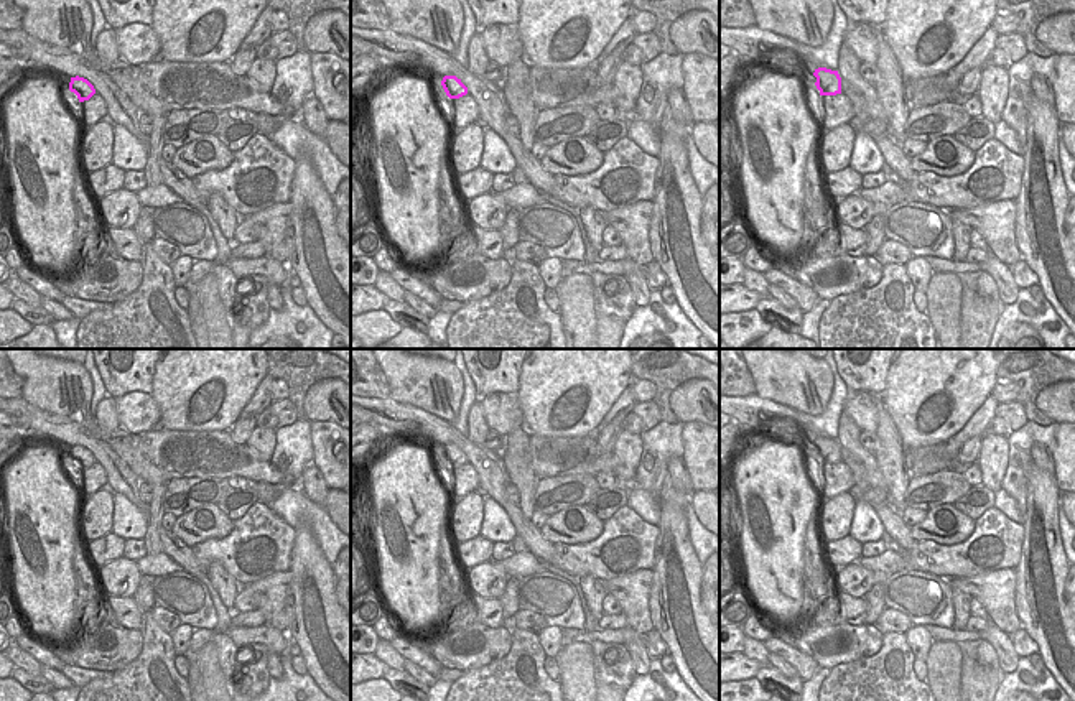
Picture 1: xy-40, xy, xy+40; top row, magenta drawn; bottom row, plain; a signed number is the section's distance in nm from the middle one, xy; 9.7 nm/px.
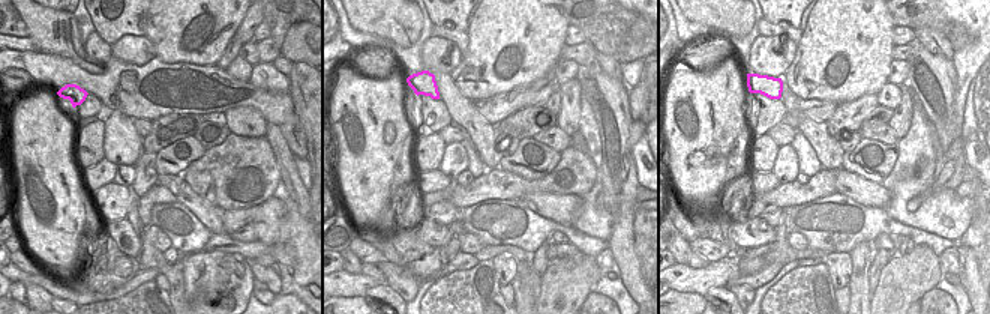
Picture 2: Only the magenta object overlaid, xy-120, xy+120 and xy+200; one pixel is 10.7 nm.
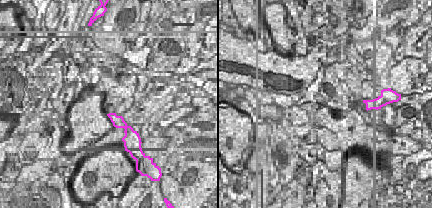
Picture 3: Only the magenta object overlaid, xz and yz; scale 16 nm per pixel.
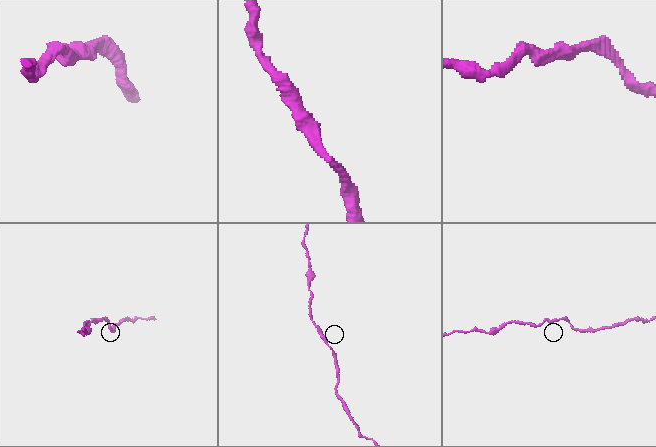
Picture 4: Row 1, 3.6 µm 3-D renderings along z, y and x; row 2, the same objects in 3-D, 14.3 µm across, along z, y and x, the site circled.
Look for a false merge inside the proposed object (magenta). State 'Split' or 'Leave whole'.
Leave whole.

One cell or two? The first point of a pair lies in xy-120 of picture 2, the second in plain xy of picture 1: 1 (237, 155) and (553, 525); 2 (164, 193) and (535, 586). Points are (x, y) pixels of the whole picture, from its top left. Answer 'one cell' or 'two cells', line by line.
1: two cells
2: two cells

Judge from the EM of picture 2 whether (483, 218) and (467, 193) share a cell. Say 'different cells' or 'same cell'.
different cells

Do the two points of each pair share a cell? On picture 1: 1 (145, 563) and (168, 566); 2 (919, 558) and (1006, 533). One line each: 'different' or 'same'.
1: same
2: same

